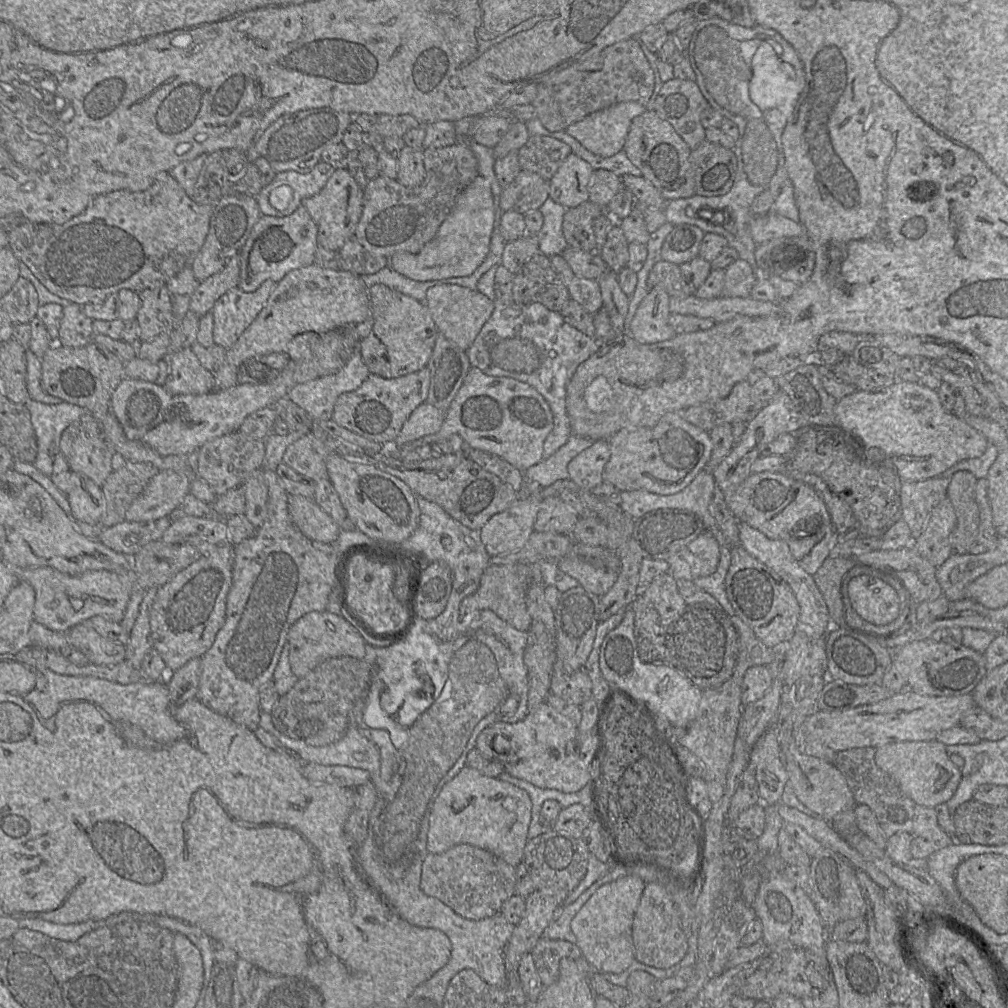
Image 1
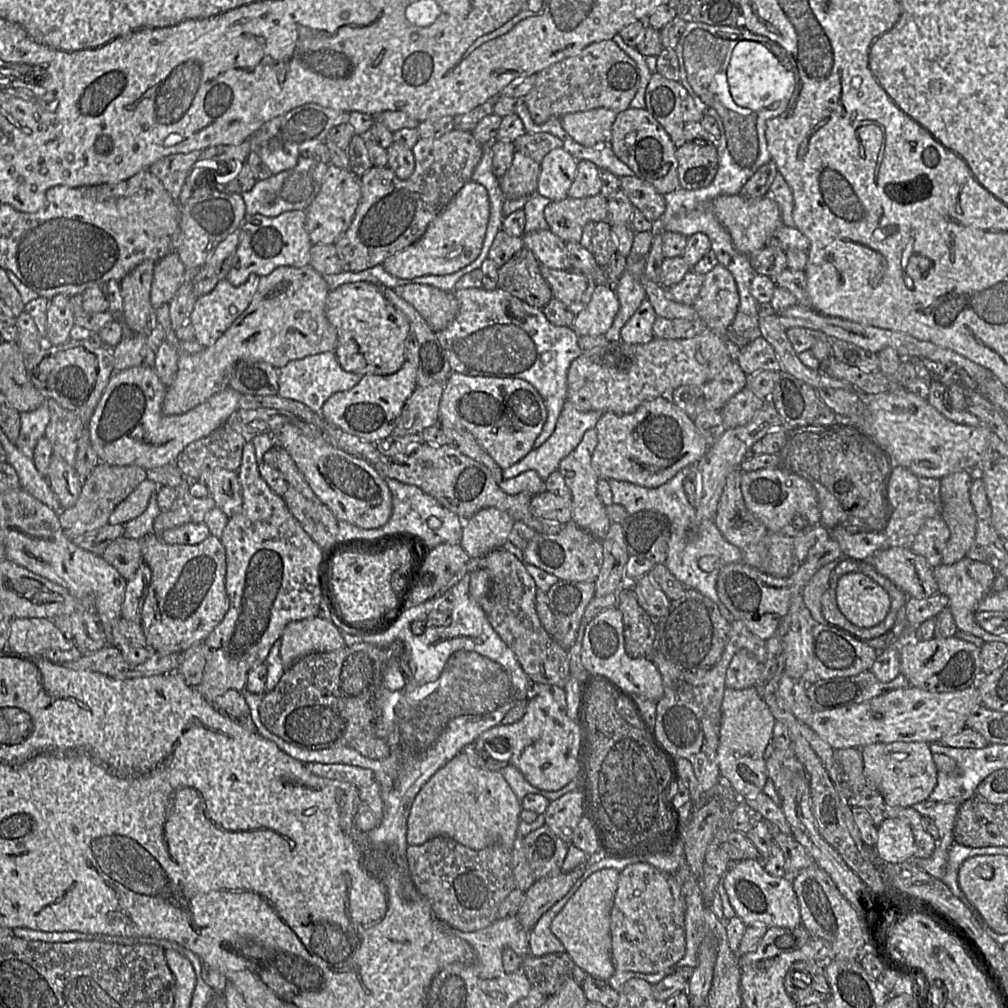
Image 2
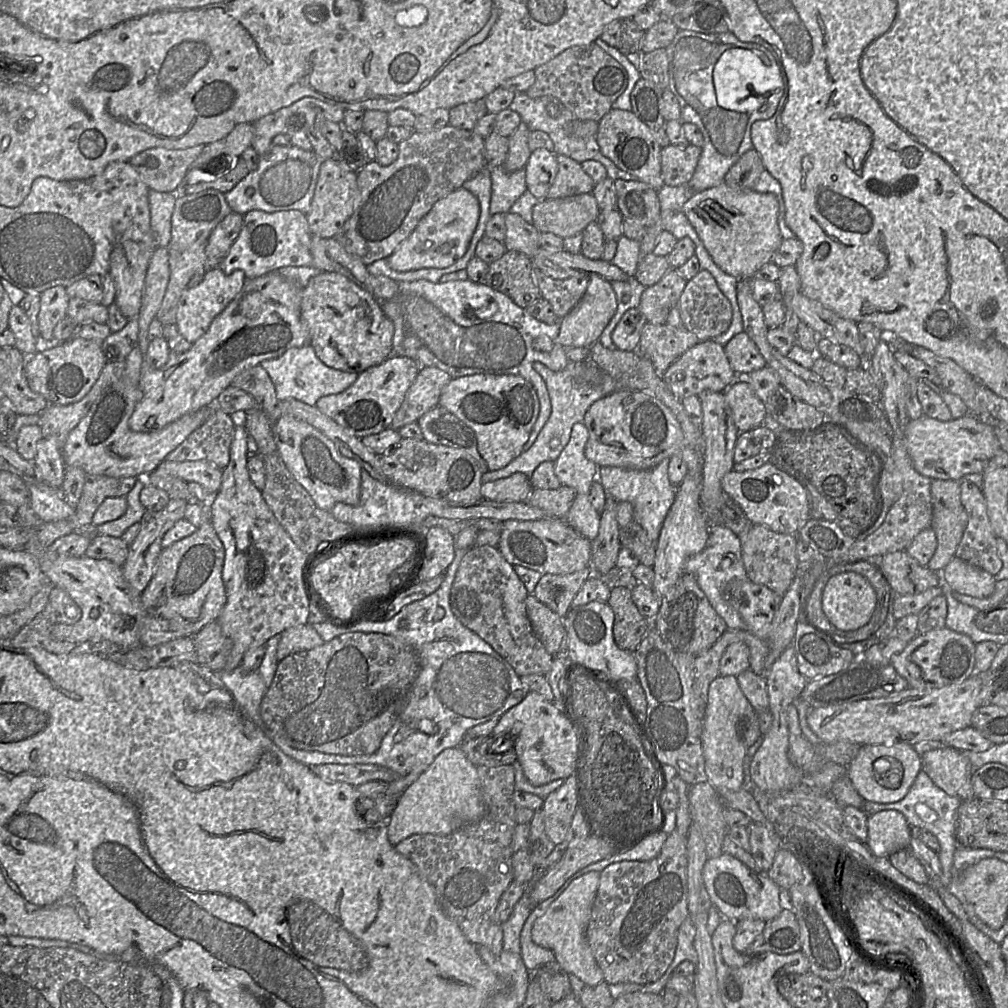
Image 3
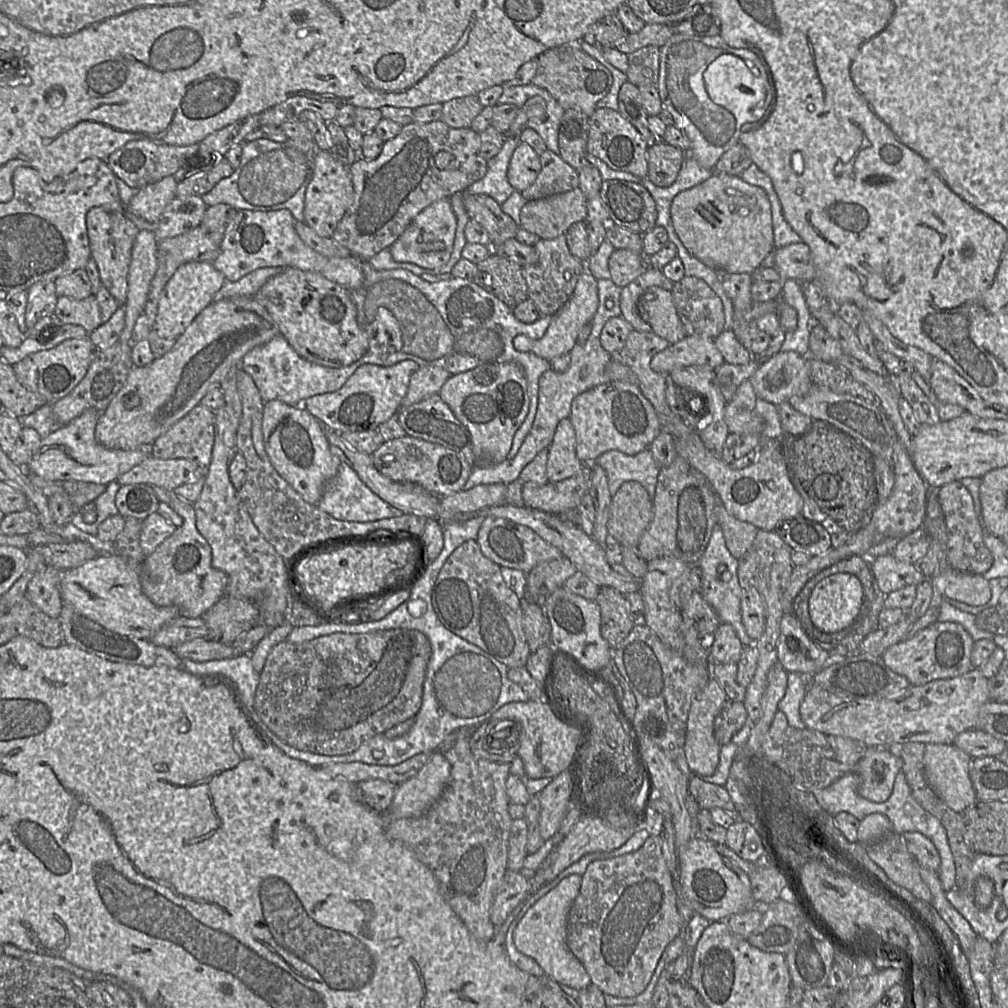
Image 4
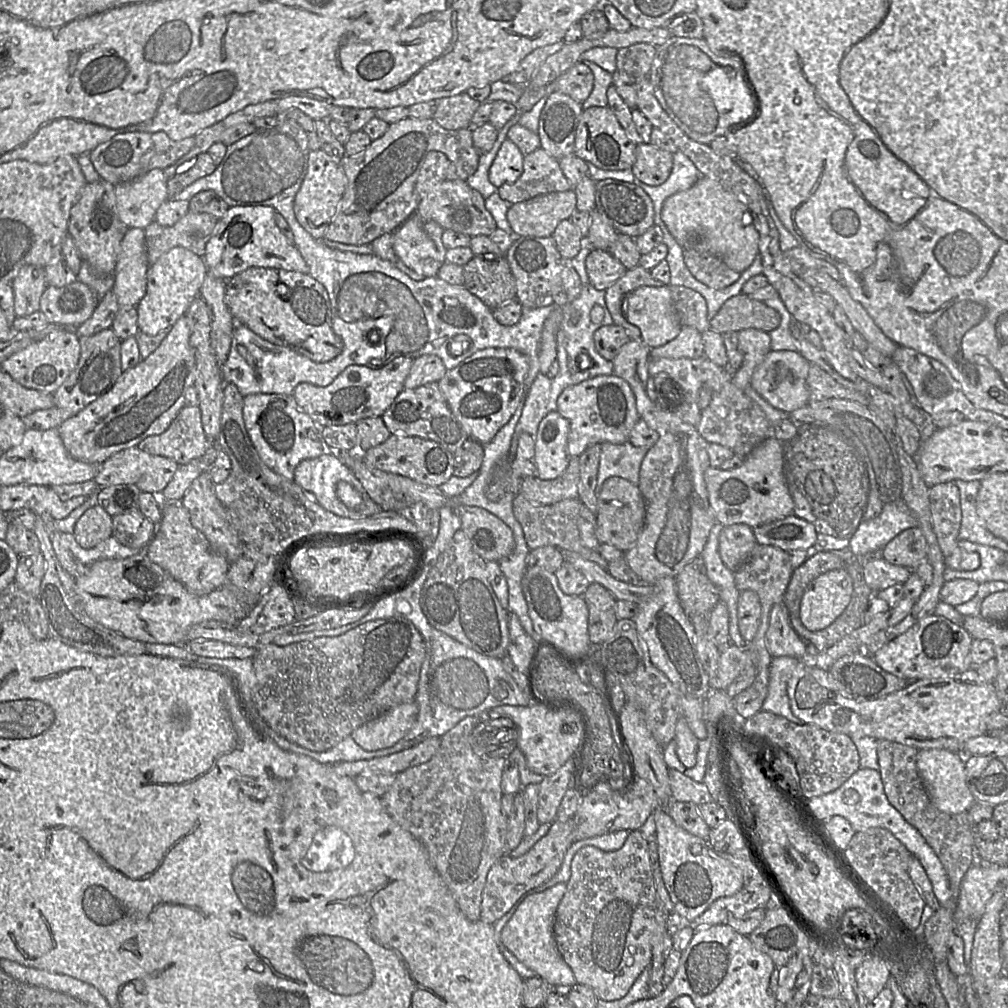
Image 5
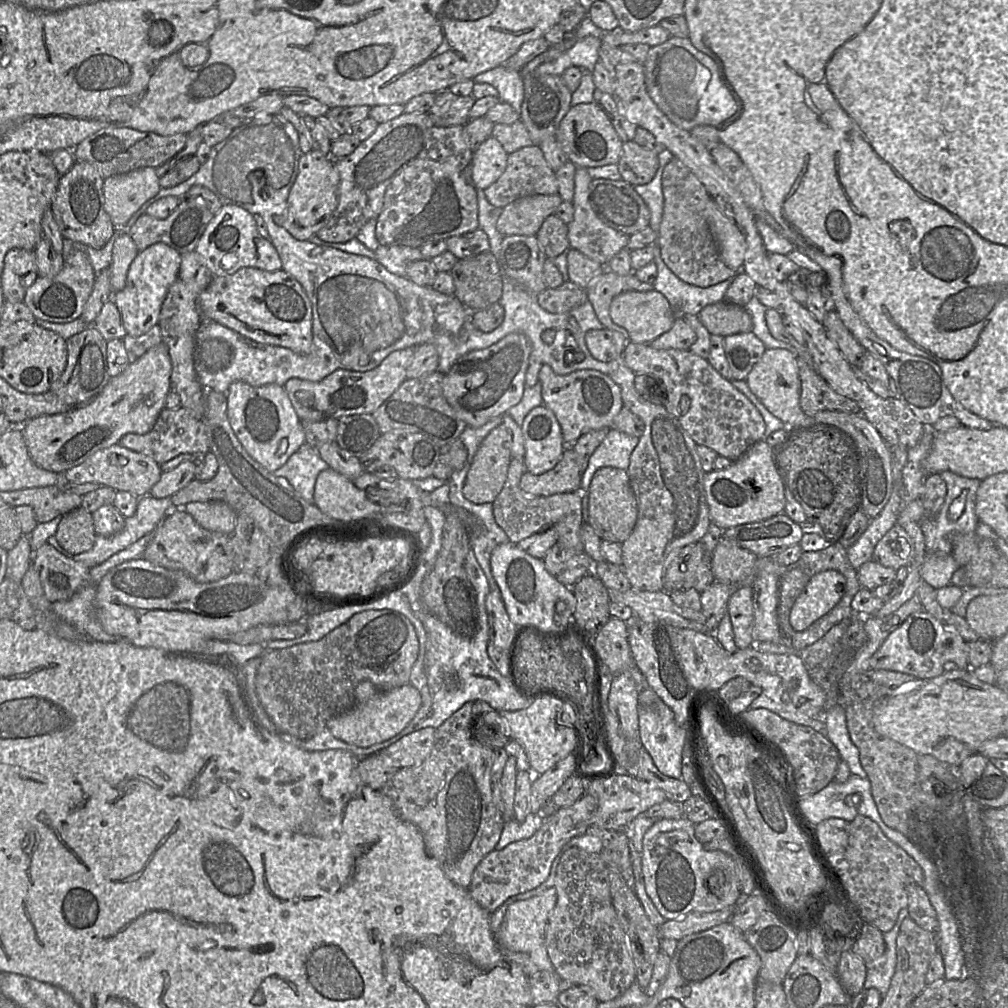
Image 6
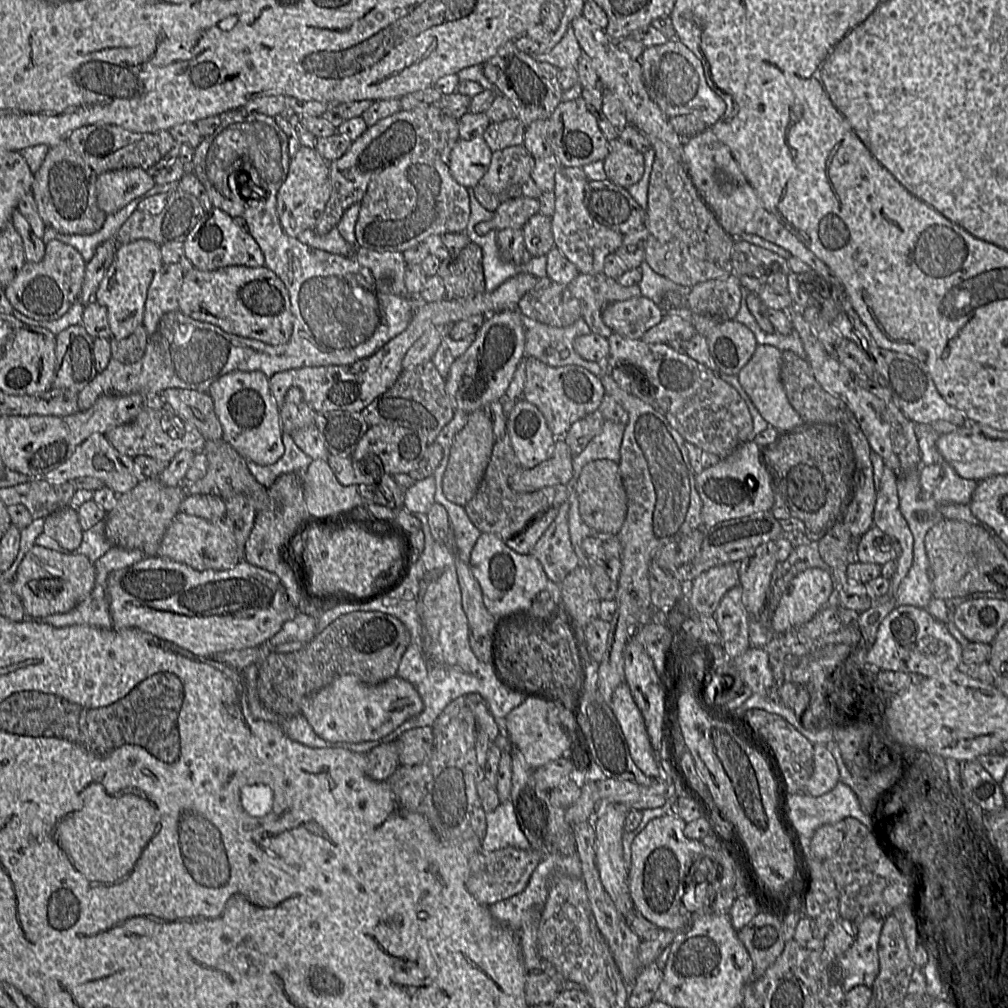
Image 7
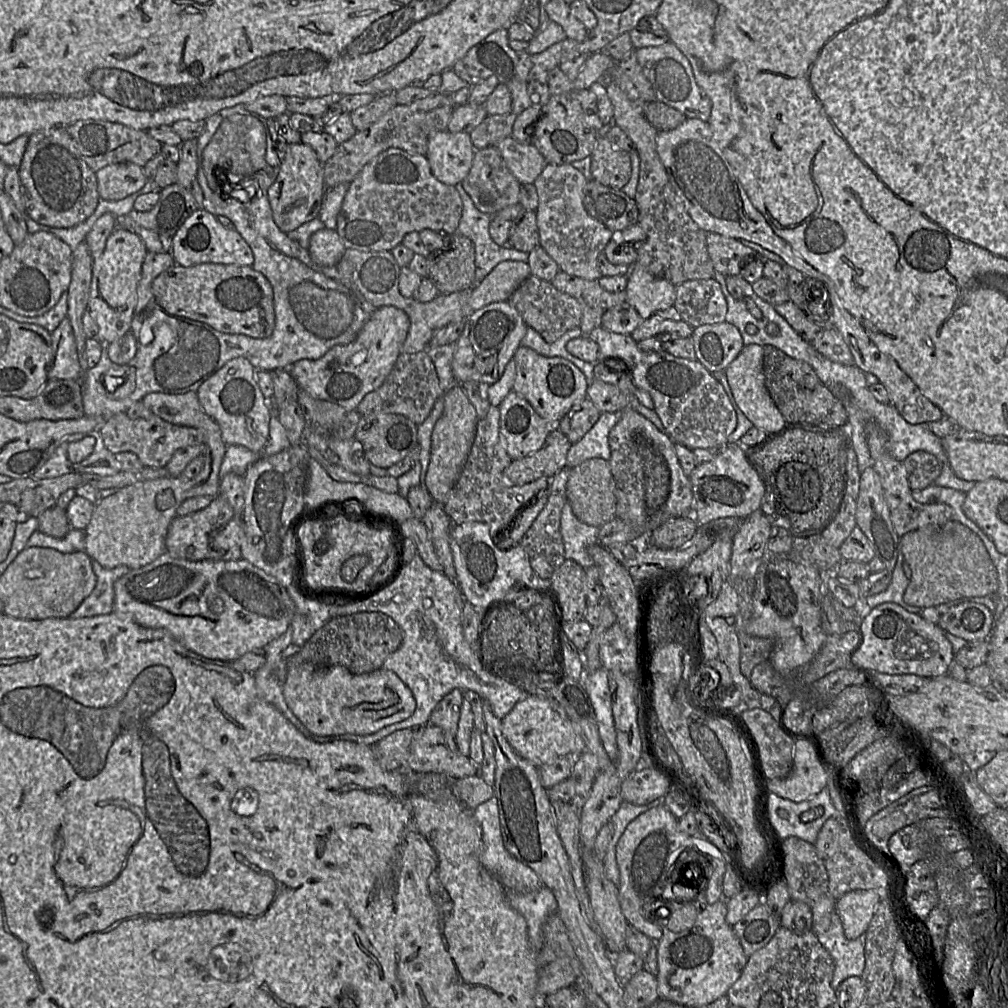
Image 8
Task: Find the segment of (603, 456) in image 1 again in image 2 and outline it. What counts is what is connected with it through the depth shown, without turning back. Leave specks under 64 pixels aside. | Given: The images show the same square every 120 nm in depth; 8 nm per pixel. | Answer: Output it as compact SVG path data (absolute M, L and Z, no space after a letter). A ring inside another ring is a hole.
M594 429L587 430L578 446L561 460L558 472L562 475L572 496L571 522L580 529L589 532L596 539L602 541L607 535L610 521L606 515L605 507L596 493L597 482L600 479L592 467L591 458L597 446L597 435Z

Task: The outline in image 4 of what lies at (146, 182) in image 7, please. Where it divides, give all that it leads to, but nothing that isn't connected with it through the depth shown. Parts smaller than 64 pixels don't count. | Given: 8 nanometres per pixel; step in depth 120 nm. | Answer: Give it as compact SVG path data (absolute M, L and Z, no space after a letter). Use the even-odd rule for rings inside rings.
M166 176L134 191L125 212L140 217L151 224L157 224L163 211L176 197L177 180Z

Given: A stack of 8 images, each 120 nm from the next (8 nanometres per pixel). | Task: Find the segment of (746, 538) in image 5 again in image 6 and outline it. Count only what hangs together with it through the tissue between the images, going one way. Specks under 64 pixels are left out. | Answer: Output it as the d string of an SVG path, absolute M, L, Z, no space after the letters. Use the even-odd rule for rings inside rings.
M722 536L712 554L712 572L716 580L740 586L752 575L757 559L752 551Z

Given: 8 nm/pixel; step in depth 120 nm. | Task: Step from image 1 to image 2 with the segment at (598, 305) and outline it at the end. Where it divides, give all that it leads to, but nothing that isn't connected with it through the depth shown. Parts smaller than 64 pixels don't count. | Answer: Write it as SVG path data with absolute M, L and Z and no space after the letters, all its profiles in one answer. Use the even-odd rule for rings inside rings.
M540 266L540 272L549 284L553 298L561 301L577 315L591 300L596 283L583 273Z

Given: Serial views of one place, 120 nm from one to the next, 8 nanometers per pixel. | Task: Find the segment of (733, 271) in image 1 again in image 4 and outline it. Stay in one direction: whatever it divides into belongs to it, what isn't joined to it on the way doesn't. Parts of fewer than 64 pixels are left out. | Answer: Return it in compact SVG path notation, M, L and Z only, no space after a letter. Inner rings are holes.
M685 276L674 283L671 293L687 335L715 339L724 331L722 301L705 281Z

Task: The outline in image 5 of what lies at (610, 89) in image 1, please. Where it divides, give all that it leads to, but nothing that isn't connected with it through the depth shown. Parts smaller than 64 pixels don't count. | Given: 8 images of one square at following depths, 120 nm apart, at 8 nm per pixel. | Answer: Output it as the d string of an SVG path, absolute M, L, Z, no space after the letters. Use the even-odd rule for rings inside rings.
M583 61L576 62L557 79L546 85L547 95L560 92L582 104L591 94L594 86L594 75Z

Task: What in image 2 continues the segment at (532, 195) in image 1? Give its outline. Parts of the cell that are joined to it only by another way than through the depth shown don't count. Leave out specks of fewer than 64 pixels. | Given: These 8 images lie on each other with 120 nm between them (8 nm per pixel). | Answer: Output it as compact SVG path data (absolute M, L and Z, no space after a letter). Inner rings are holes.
M515 151L511 166L499 179L504 199L527 198L537 192L540 165L530 157Z

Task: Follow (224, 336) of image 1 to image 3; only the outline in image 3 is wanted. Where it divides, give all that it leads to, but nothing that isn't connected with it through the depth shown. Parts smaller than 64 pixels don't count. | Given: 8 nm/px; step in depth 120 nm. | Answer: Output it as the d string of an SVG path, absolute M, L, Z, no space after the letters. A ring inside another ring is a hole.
M220 267L208 269L203 279L196 286L188 289L179 302L175 325L180 335L190 343L198 340L208 330L214 318L239 293L245 281L246 276L242 270L226 274Z

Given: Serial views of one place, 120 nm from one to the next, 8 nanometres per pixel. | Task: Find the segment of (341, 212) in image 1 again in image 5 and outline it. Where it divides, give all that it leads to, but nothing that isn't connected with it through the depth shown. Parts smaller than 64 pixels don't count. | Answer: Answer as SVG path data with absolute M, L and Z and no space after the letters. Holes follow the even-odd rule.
M322 149L309 151L307 173L295 195L294 214L299 224L316 240L325 239L324 232L335 217L347 186L347 178L340 159L329 156Z

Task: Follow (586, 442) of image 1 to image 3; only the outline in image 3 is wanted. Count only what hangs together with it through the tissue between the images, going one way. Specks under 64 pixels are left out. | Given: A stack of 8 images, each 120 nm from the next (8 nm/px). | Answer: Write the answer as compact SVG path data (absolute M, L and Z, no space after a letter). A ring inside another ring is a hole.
M535 363L534 369L540 374L546 384L551 403L551 414L533 445L528 450L522 452L504 468L483 473L481 479L483 483L507 478L510 475L519 472L530 477L541 463L554 463L564 447L568 444L572 427L577 423L582 423L584 415L589 407L595 401L605 396L601 389L578 384L574 377L573 364L569 364L565 369L557 372L549 370L541 363Z

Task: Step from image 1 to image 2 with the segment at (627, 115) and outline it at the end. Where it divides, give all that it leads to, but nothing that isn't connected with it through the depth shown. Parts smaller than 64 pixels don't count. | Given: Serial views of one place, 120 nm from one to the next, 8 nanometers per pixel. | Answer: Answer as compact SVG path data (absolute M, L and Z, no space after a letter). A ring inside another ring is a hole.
M596 108L565 114L560 118L563 129L579 144L593 147L608 143L611 127L618 112Z

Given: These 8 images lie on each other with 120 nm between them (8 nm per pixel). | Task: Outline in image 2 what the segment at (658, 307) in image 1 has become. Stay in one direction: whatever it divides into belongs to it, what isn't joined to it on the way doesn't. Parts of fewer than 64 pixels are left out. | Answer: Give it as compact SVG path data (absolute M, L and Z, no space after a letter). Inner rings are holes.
M646 298L621 329L620 340L628 344L651 342L654 339L652 327L656 318L654 308Z

